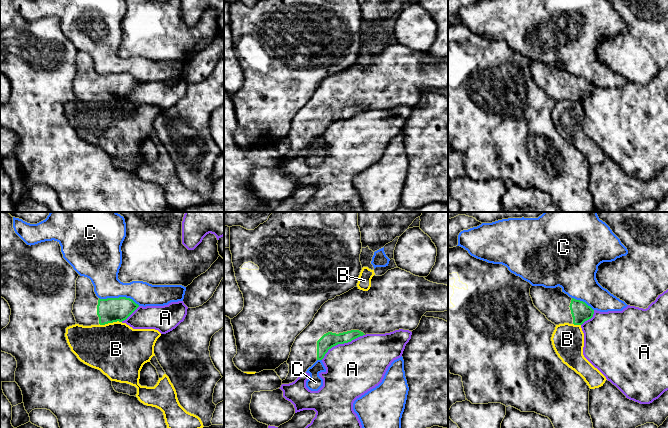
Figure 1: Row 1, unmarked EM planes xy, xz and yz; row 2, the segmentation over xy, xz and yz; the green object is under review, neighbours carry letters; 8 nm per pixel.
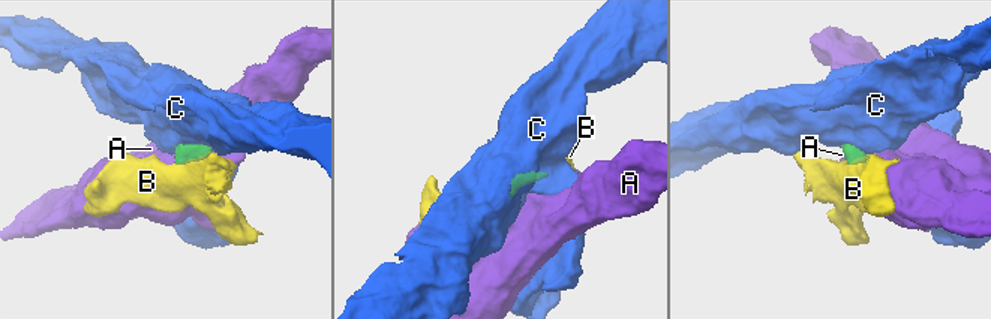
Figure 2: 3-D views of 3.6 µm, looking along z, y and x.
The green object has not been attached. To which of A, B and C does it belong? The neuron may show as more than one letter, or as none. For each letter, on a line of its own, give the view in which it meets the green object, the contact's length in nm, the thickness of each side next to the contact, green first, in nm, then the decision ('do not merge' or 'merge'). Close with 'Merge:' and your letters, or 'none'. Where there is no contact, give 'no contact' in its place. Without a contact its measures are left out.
A: xz | 400 nm | 120/440 nm | do not merge
B: xy | 190 nm | 200/440 nm | do not merge
C: xy | 340 nm | 200/240 nm | do not merge
Merge: none

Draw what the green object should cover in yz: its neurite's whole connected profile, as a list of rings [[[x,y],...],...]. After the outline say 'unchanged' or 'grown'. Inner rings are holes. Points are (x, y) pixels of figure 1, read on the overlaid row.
[[[531,286],[530,296],[534,306],[555,325],[564,323],[582,325],[594,314],[590,306],[569,297],[559,286],[556,288]]] | grown

